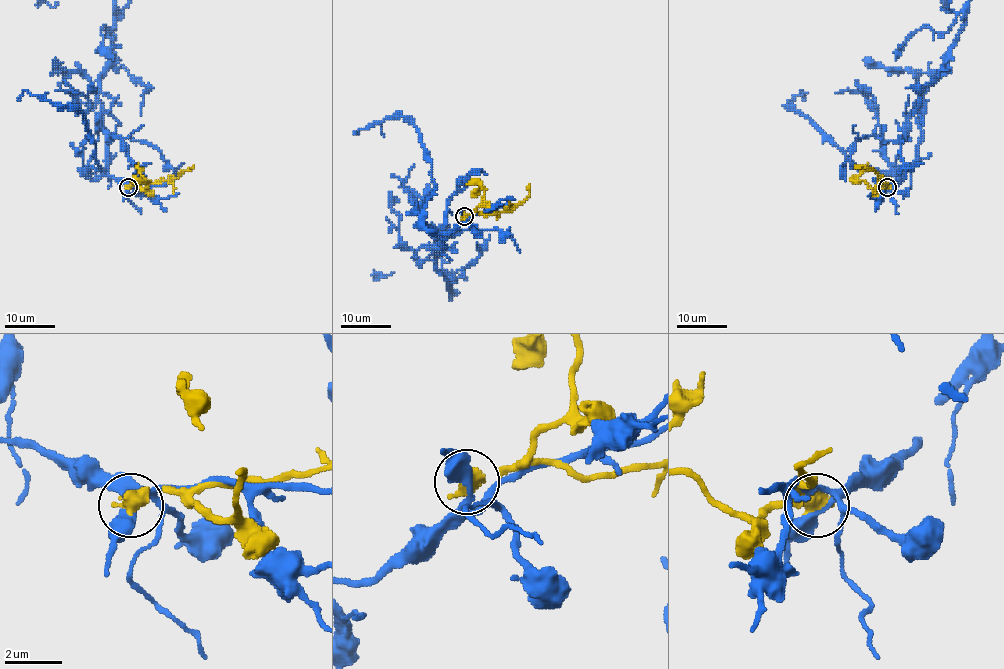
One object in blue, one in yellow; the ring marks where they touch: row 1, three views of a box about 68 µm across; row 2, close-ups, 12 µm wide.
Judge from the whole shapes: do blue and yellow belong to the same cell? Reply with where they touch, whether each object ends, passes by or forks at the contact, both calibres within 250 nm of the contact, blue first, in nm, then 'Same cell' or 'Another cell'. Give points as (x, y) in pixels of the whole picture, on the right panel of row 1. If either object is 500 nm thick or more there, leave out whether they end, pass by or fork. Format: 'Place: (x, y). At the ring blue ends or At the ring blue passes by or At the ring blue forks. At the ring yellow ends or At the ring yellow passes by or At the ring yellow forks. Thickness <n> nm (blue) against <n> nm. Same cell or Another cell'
Place: (887, 187). Thickness 340 nm (blue) against 500 nm. Another cell

